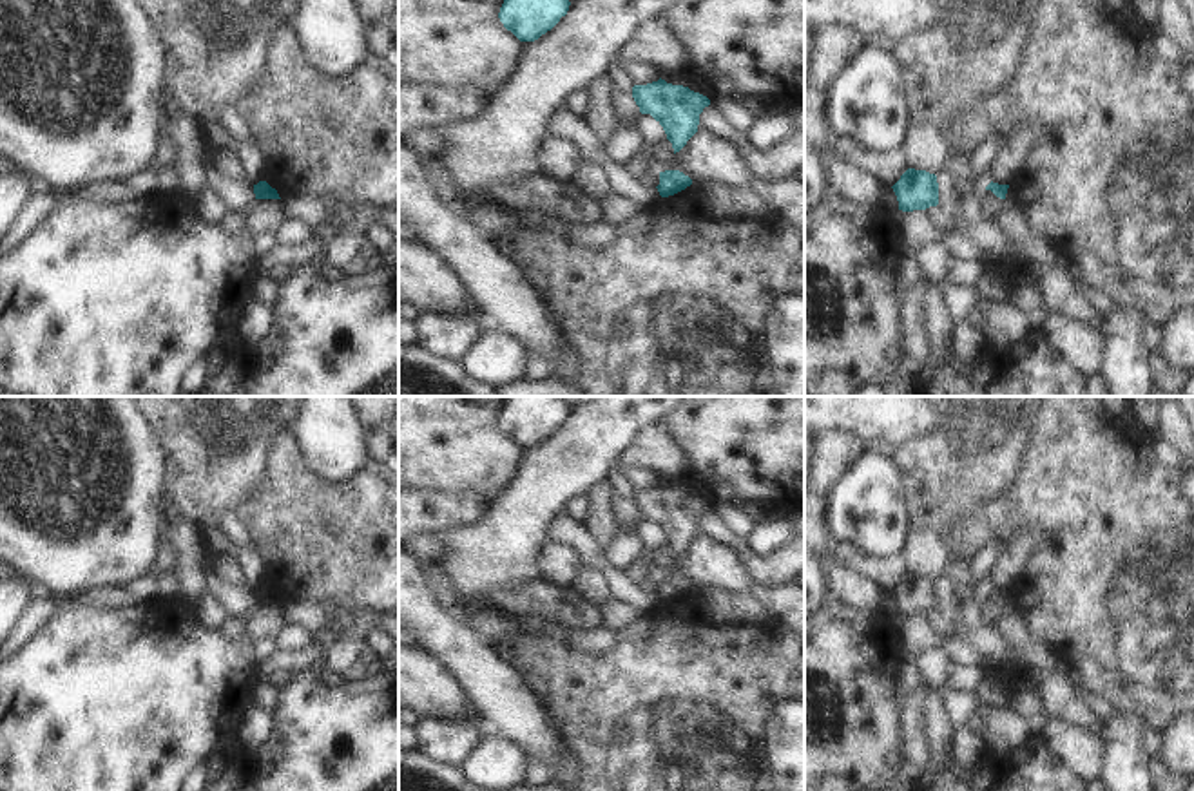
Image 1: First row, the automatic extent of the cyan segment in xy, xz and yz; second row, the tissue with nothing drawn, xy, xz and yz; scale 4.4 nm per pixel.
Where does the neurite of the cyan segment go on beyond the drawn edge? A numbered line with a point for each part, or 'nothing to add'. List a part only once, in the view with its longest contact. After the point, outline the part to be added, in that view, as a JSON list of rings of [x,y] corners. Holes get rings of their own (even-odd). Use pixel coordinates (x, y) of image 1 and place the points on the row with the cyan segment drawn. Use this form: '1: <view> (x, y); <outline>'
nothing to add

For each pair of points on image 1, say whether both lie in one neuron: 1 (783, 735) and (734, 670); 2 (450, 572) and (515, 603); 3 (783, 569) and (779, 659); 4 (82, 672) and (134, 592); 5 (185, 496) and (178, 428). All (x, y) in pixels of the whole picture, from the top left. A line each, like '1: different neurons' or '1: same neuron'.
1: different neurons
2: different neurons
3: different neurons
4: different neurons
5: same neuron

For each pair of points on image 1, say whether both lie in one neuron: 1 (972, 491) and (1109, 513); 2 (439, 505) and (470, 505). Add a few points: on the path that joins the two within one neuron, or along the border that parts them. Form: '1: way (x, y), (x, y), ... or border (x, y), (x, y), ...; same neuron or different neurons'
1: border (1024, 458), (1019, 476), (966, 520); different neurons
2: way (446, 505), (462, 505); same neuron

